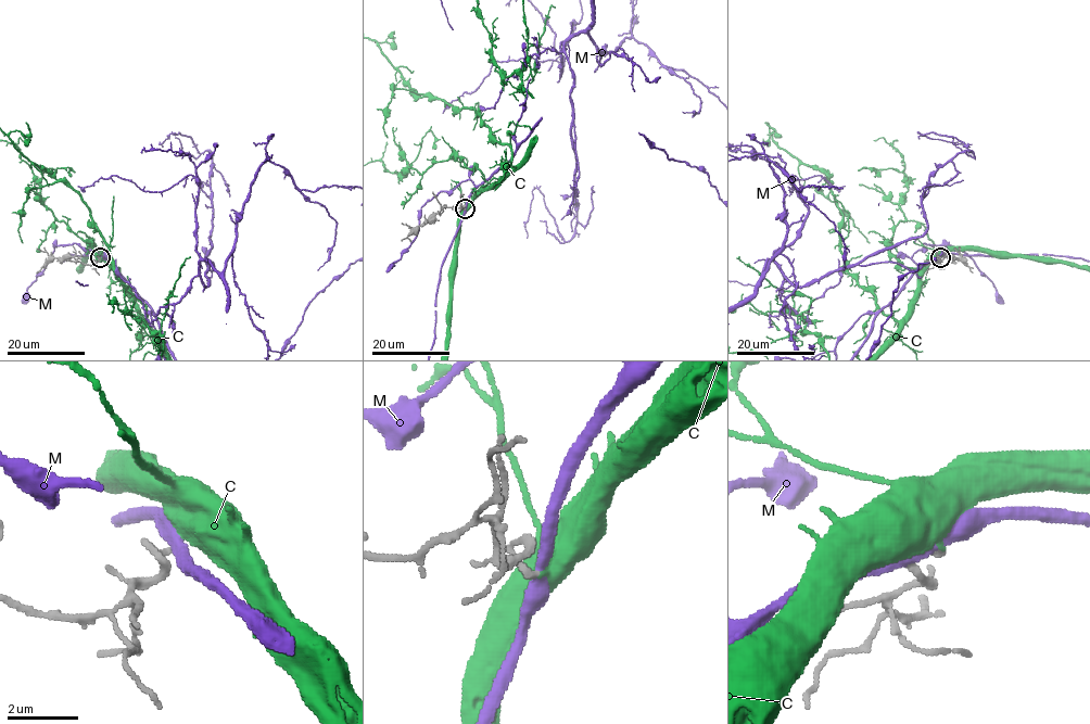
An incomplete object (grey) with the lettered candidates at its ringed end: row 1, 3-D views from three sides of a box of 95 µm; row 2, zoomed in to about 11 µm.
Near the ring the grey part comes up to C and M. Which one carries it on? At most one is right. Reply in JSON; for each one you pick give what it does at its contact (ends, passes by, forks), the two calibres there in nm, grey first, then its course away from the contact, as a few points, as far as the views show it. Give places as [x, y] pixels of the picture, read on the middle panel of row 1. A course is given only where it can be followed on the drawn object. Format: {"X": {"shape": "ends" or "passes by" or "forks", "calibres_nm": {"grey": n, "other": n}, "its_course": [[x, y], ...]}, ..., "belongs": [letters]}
{"C": {"shape": "ends", "calibres_nm": {"grey": 170, "other": 460}}, "belongs": ["C"]}

